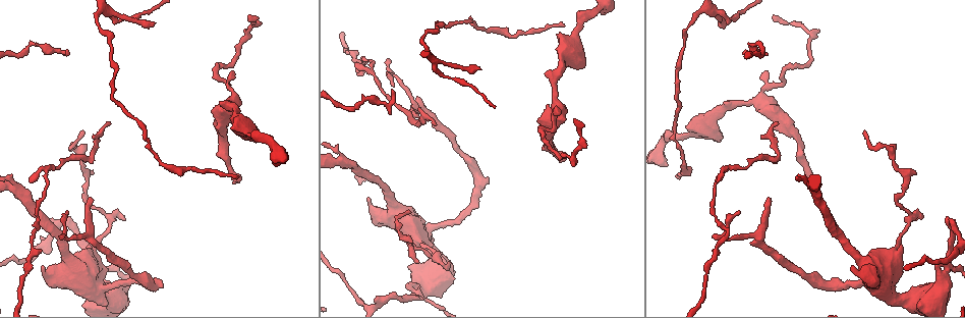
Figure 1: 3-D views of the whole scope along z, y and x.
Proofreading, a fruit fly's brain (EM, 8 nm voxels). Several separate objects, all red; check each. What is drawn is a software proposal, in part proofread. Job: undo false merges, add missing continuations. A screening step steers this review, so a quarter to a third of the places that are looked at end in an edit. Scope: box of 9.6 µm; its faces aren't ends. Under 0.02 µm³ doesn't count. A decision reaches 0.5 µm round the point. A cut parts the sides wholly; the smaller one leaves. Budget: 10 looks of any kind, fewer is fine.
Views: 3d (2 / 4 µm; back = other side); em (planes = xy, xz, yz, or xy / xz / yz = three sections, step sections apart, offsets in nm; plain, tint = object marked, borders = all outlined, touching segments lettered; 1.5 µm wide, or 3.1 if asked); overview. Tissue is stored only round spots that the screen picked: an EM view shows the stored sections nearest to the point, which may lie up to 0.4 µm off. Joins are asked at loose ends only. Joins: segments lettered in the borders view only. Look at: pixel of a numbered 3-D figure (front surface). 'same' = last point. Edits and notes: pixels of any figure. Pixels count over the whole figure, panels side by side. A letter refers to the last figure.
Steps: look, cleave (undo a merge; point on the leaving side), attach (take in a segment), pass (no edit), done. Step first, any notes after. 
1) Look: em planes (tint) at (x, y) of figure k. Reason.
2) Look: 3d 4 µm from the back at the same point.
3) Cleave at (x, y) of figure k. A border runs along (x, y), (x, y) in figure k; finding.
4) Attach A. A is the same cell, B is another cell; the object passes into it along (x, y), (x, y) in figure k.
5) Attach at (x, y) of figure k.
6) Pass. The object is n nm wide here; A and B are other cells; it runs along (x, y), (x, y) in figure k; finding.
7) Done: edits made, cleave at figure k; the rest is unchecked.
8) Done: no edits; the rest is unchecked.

Look: em planes (tint) at (418, 292) of figure 1. Three arms meet.

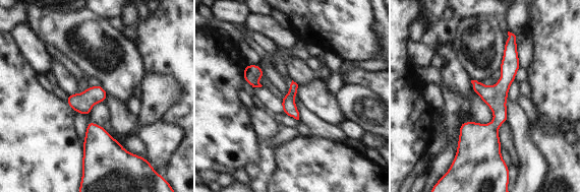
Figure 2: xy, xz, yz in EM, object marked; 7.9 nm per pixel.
Look: em planes (borders) at the same point.

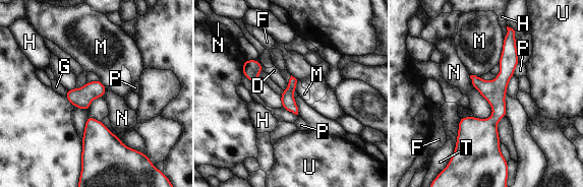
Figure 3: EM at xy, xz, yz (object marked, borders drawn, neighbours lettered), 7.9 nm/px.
Pass. D, F, G, H, M, N, P, T and U are other cells; it runs along (510, 35), (498, 115), (481, 151) in figure 3; continuous, no second cell.

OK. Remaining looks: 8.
Look: 3d 2 µm at (560, 161) of figure 1. End of a long branch.

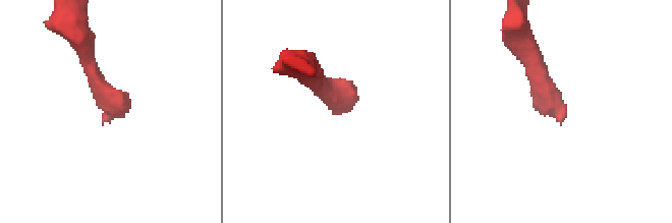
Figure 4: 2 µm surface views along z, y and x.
Look: em planes (borders) at (562, 121) of figure 4.

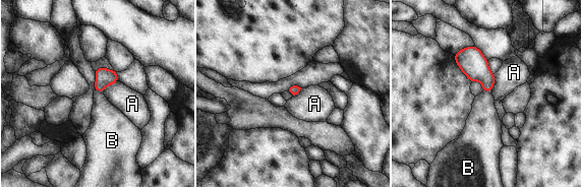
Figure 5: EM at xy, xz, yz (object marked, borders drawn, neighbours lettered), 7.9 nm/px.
Attach B. B is the same cell, A is another cell; the object passes into it along (104, 77), (99, 91), (107, 122) in figure 5; it goes on there.

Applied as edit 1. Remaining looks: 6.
Look: em xy step 4 (plain) at (408, 243) of figure 1. A narrow waist.

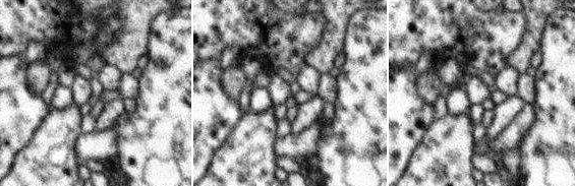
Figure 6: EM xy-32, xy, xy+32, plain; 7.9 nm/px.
Look: em xy step 4 (borders) at the same point. See the neighbours.

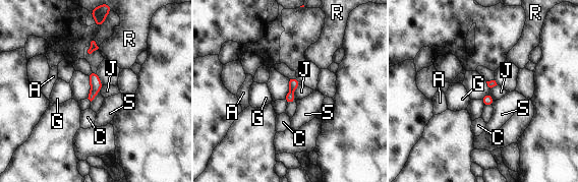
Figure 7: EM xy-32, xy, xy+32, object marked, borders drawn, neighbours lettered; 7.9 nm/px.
Pass. The object is 80 nm wide here; A, C, G, J, R and S are other cells; all the same cell.

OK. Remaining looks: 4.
Done: edits made, attach at figure 5; the rest is unchecked.

